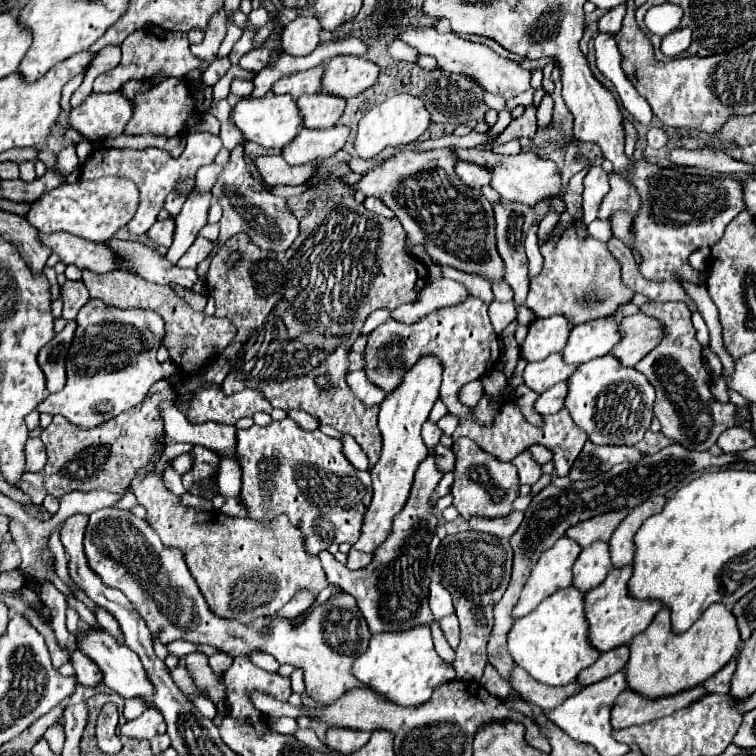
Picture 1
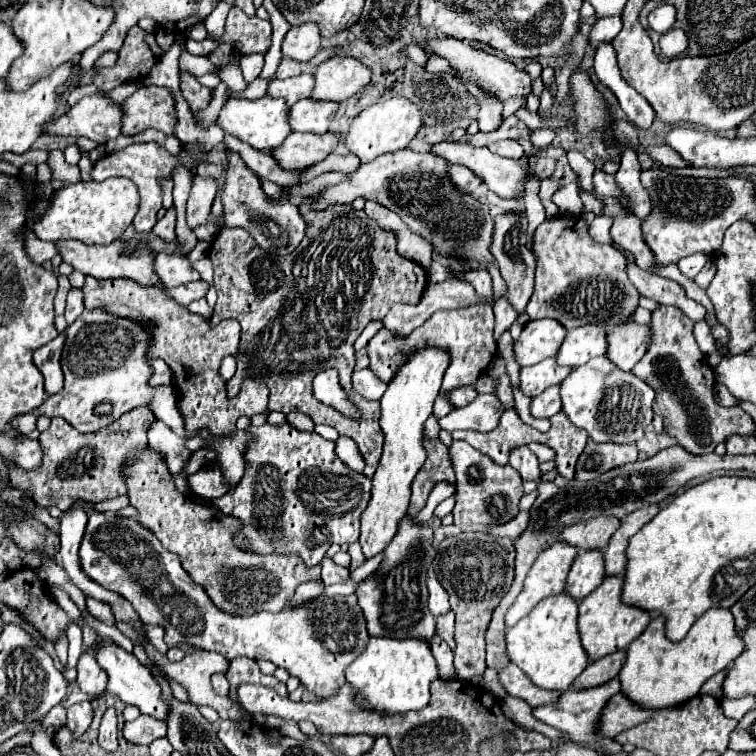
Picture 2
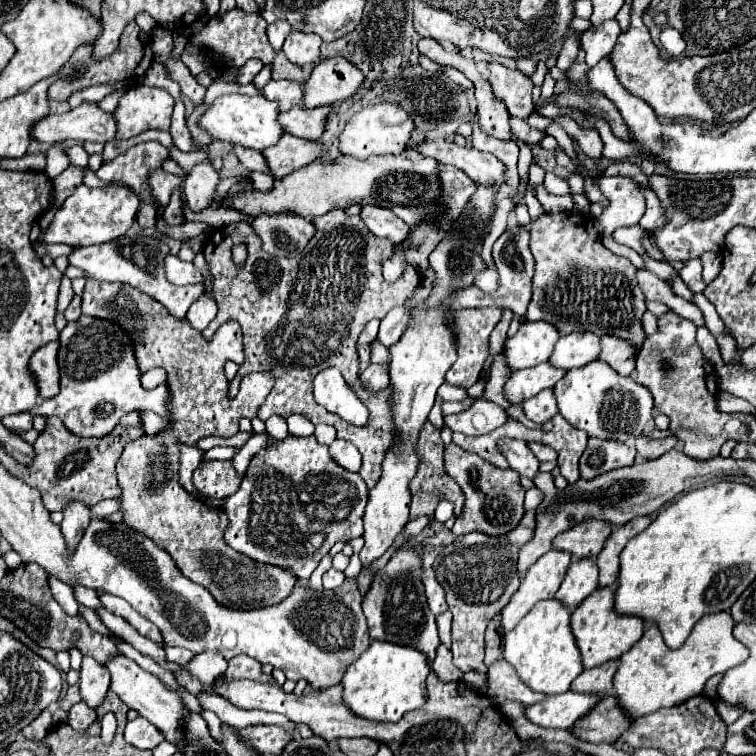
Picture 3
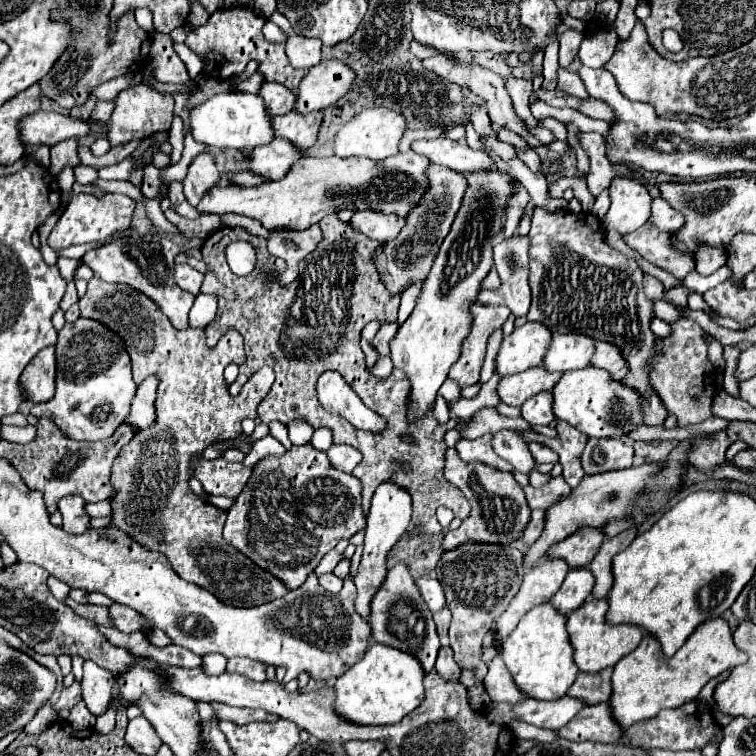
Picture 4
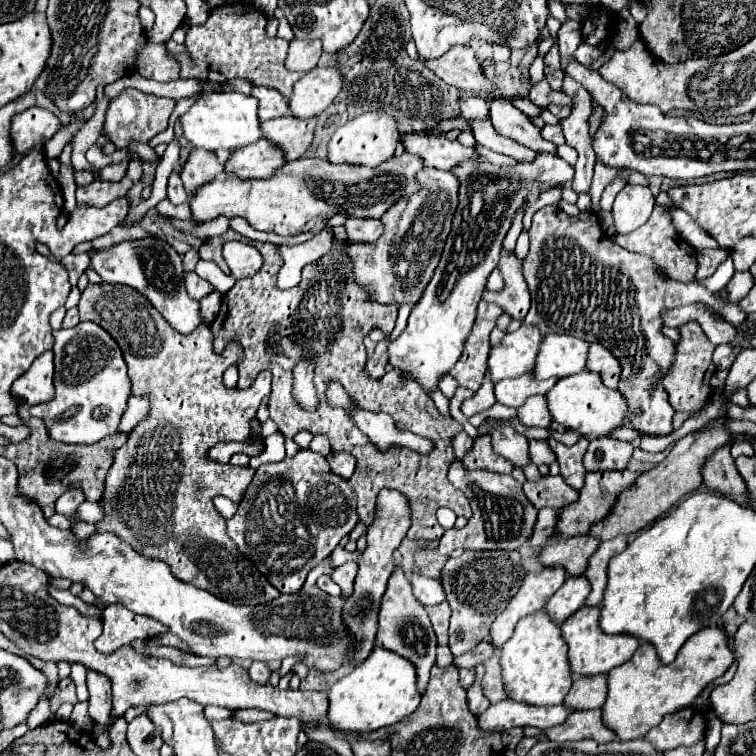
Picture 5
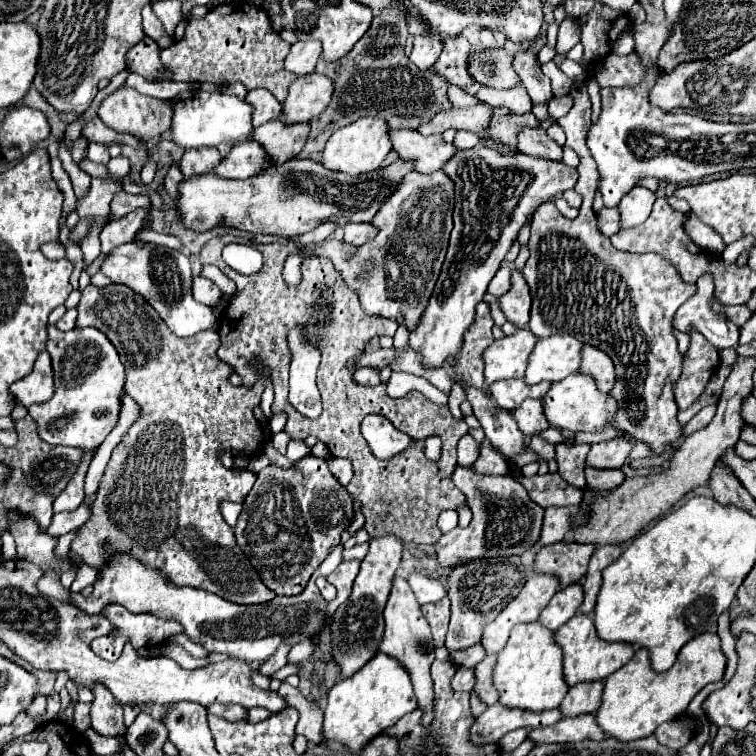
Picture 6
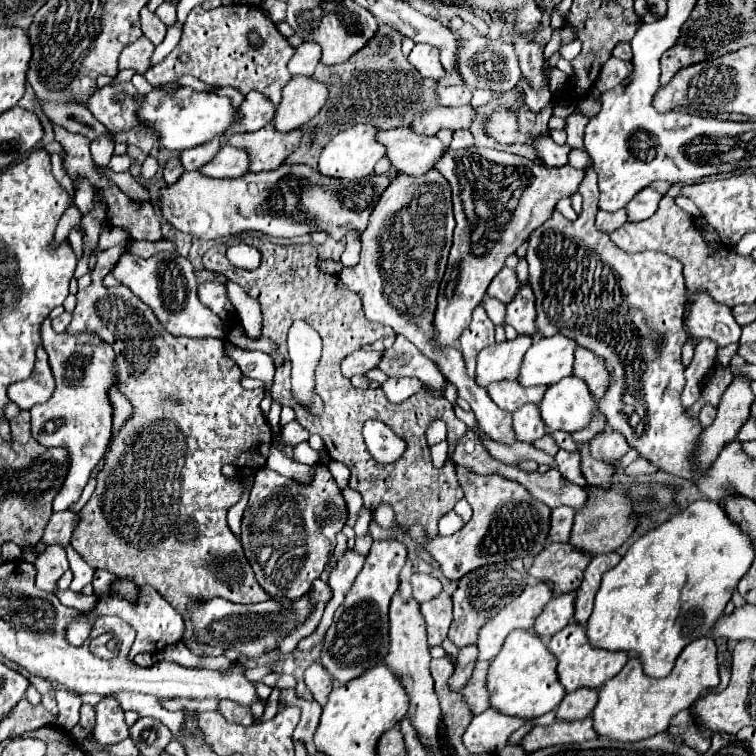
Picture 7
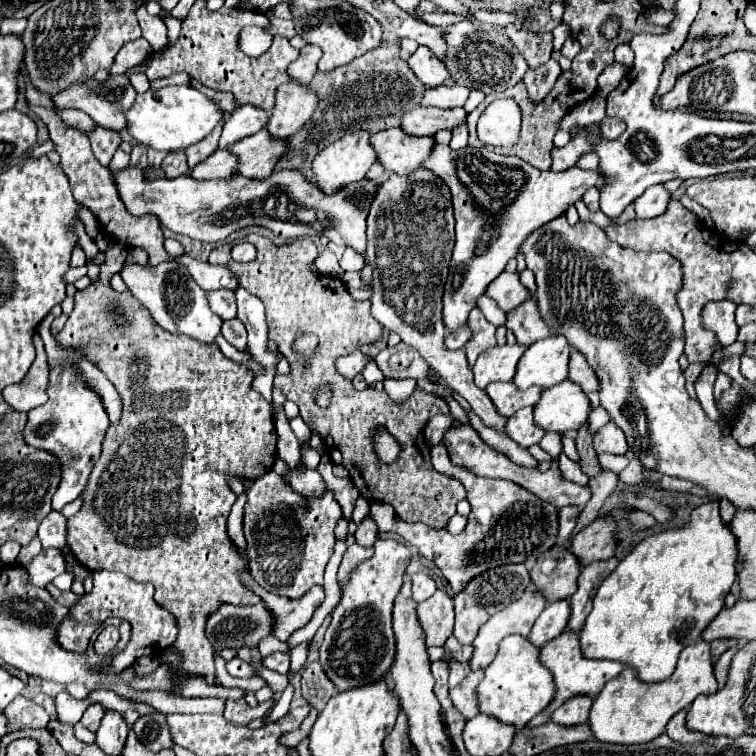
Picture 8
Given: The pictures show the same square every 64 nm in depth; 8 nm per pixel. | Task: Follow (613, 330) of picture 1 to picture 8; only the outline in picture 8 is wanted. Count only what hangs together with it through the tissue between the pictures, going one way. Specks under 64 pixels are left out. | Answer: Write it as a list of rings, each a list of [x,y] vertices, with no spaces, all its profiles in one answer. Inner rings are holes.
[[[560,334],[534,342],[520,358],[512,382],[518,390],[526,390],[530,386],[550,388],[560,384],[568,376],[570,350],[568,340]]]

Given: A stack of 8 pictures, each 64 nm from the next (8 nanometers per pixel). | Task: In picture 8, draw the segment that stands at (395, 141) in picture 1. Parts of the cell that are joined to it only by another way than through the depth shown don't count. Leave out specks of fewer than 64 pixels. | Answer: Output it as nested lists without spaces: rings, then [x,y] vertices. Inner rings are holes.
[[[348,132],[334,144],[326,146],[322,152],[316,154],[312,162],[312,172],[314,172],[314,184],[324,192],[324,194],[336,194],[338,190],[346,188],[352,182],[358,182],[366,176],[368,168],[376,162],[376,152],[372,152],[372,146],[368,144],[368,132]]]

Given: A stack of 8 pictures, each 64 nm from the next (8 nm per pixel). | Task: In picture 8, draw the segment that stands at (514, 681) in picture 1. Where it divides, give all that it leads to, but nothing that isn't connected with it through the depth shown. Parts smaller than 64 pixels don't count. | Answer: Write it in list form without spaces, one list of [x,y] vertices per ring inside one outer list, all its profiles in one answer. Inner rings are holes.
[[[484,670],[480,672],[470,672],[456,688],[450,688],[450,700],[454,704],[454,708],[466,718],[474,718],[476,712],[476,686],[480,684],[480,680],[484,678]]]

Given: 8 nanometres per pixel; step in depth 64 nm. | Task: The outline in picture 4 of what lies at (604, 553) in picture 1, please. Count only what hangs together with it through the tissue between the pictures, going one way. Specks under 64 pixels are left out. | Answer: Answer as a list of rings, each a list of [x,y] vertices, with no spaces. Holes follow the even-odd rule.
[[[574,568],[568,572],[560,590],[550,598],[550,604],[564,616],[574,612],[584,604],[594,586],[592,574],[586,568]]]

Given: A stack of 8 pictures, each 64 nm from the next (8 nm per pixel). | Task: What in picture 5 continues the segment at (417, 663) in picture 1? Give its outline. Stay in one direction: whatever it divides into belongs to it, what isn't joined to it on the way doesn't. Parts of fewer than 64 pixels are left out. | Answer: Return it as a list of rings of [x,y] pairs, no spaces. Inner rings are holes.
[[[374,648],[372,654],[356,666],[348,676],[340,678],[328,690],[328,726],[346,736],[362,736],[378,728],[396,724],[416,710],[420,704],[420,694],[416,692],[416,670],[408,660],[388,652],[384,648]]]

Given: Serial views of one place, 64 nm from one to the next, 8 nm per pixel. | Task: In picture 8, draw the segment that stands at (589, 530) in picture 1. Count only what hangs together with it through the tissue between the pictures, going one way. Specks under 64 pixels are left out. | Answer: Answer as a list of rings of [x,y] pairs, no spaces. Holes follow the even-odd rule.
[[[556,546],[536,560],[530,570],[530,580],[536,592],[540,592],[548,602],[556,602],[566,600],[576,592],[580,570],[576,556],[568,548]]]

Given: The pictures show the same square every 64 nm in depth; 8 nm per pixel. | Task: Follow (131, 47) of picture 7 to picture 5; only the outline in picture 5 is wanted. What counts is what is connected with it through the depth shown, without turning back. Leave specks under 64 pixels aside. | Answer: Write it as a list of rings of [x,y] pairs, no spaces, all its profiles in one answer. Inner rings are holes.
[[[148,40],[144,48],[136,52],[136,70],[144,78],[152,78],[158,82],[172,82],[178,80],[180,64],[176,64],[176,60],[172,60],[166,54],[164,44],[156,44]]]

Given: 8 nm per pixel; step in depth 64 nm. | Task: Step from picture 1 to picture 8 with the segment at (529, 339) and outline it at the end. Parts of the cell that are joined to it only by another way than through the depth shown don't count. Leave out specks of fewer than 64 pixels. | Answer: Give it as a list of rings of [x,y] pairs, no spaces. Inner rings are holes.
[[[514,344],[514,346],[496,346],[490,348],[488,352],[482,352],[472,366],[474,374],[474,384],[478,388],[486,388],[492,382],[510,382],[512,376],[516,374],[518,360],[524,354],[524,346]]]

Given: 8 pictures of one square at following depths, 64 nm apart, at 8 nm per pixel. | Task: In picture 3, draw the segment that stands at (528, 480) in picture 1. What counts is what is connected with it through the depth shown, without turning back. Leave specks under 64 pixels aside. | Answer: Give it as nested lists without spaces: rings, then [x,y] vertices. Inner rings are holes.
[[[500,438],[498,450],[508,460],[510,468],[516,470],[520,476],[528,476],[528,478],[536,476],[538,460],[536,456],[532,456],[532,450],[528,448],[526,442],[516,440],[516,438]]]

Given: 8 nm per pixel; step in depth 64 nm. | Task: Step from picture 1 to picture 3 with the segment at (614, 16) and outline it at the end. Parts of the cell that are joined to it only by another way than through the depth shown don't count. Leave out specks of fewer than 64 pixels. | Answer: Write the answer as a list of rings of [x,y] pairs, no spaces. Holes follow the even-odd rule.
[[[608,20],[602,26],[588,28],[580,38],[580,48],[586,52],[586,64],[592,68],[602,58],[606,58],[612,52],[618,36],[620,26],[616,24],[616,20]]]

